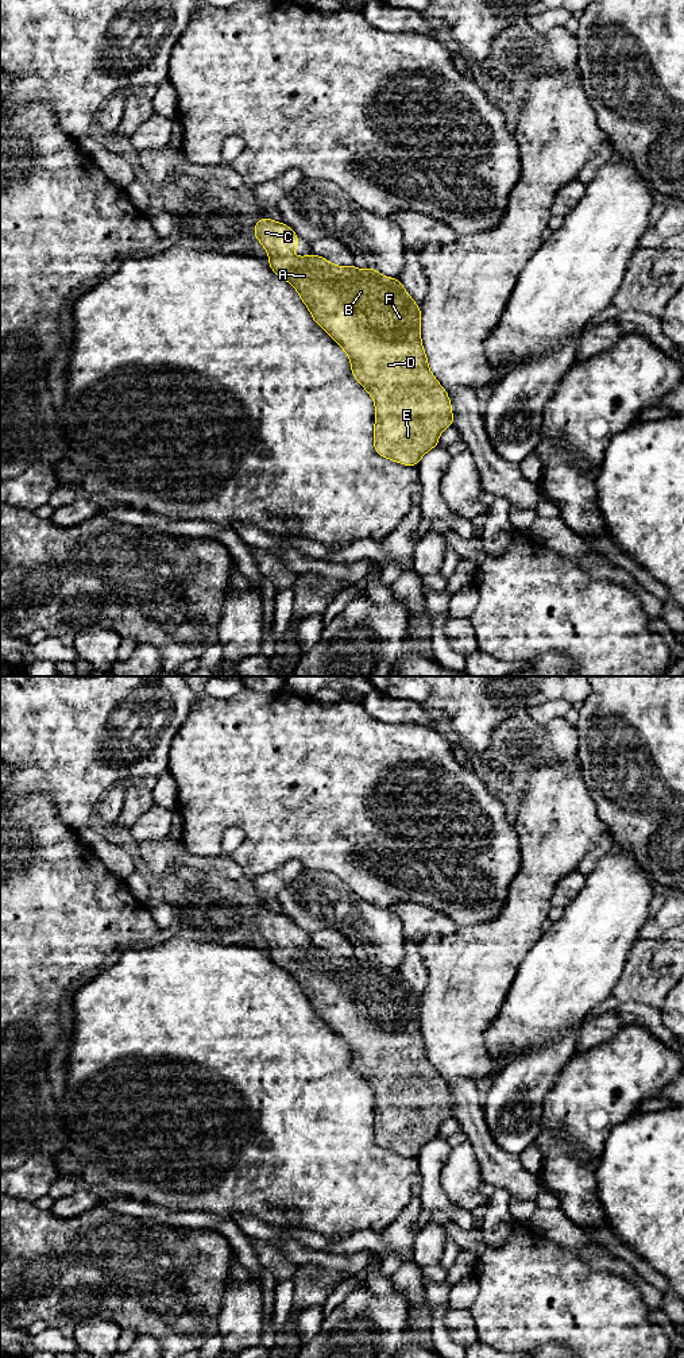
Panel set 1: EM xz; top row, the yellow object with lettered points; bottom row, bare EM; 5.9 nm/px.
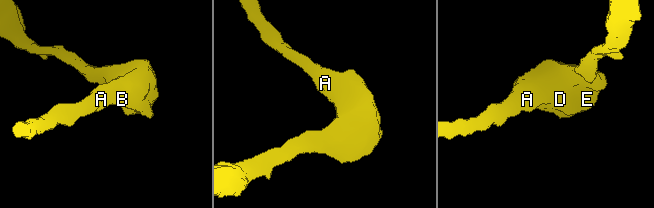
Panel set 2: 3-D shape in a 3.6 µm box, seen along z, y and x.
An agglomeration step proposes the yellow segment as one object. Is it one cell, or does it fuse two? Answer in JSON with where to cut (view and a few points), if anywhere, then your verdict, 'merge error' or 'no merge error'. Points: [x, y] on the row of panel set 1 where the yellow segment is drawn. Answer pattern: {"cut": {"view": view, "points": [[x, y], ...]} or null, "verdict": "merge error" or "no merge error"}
{"cut": null, "verdict": "no merge error"}

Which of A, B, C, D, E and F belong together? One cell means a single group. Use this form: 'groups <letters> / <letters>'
groups A B C D E F

